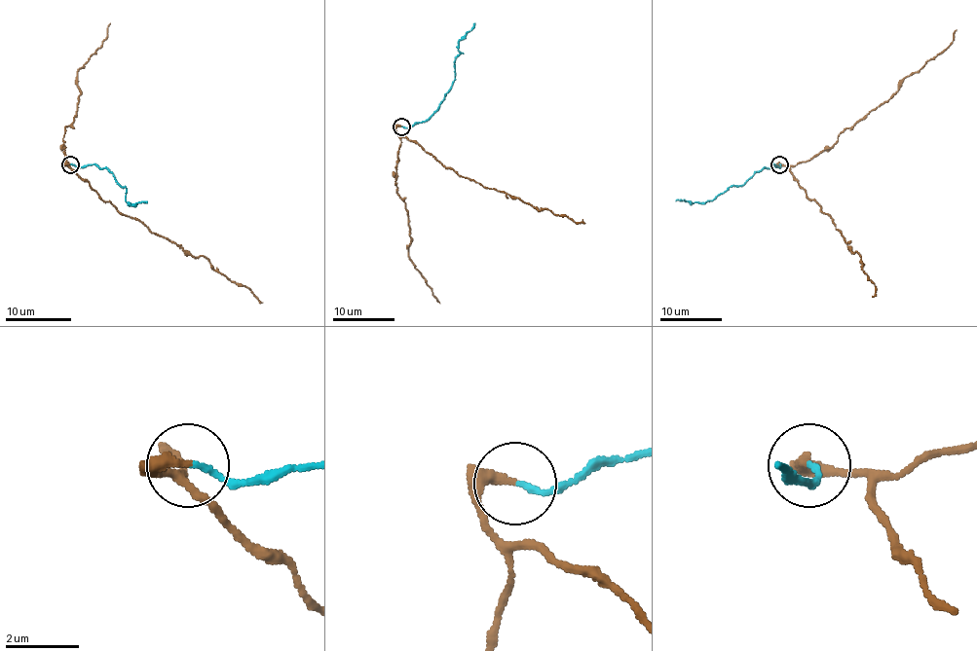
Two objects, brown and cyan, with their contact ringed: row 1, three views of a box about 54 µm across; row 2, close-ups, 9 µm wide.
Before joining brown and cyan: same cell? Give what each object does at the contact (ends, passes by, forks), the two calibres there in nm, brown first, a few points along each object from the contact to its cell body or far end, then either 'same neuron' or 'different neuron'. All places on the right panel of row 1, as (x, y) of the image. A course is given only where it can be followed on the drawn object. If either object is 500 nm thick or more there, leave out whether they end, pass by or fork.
brown ends | cyan ends | 280/150 nm | brown via (779, 164), (790, 167), (806, 195), (830, 218), (850, 250), (861, 258), (861, 268), (876, 288), (873, 297) | cyan via (779, 164), (760, 171), (743, 185), (732, 187), (712, 200), (676, 198) | different neuron

